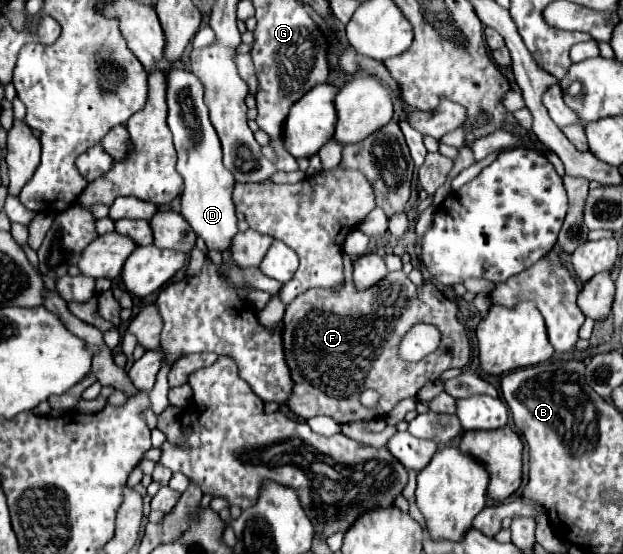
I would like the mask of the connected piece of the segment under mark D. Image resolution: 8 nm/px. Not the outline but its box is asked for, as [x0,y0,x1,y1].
[168,71,238,251]

